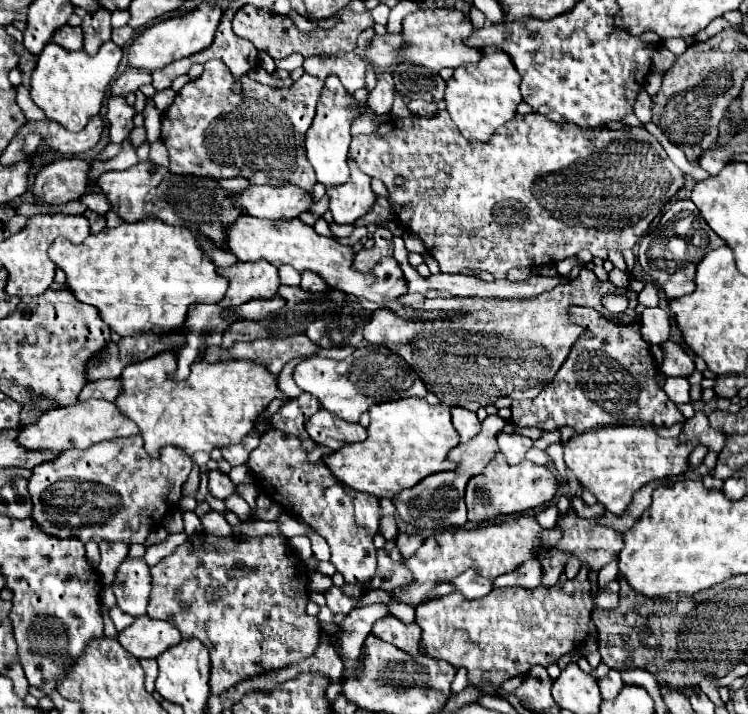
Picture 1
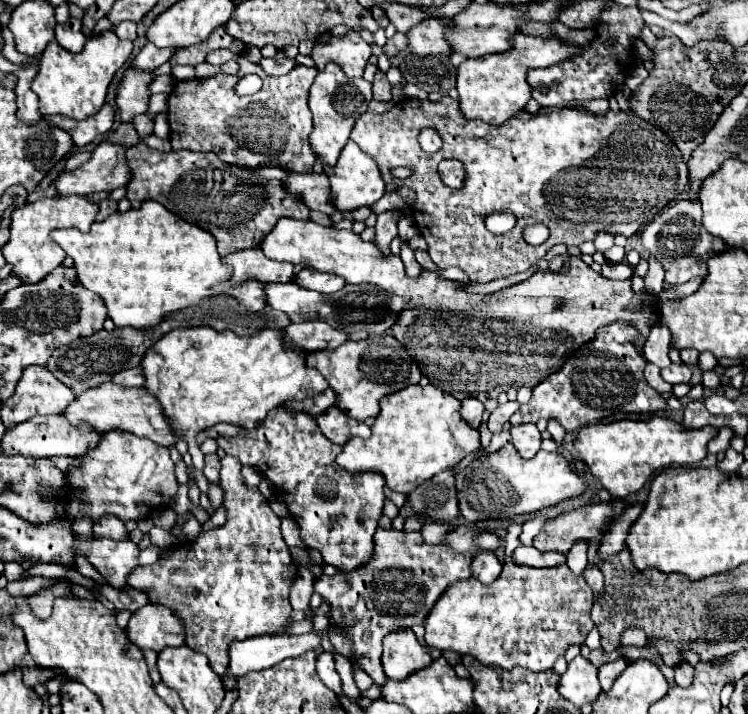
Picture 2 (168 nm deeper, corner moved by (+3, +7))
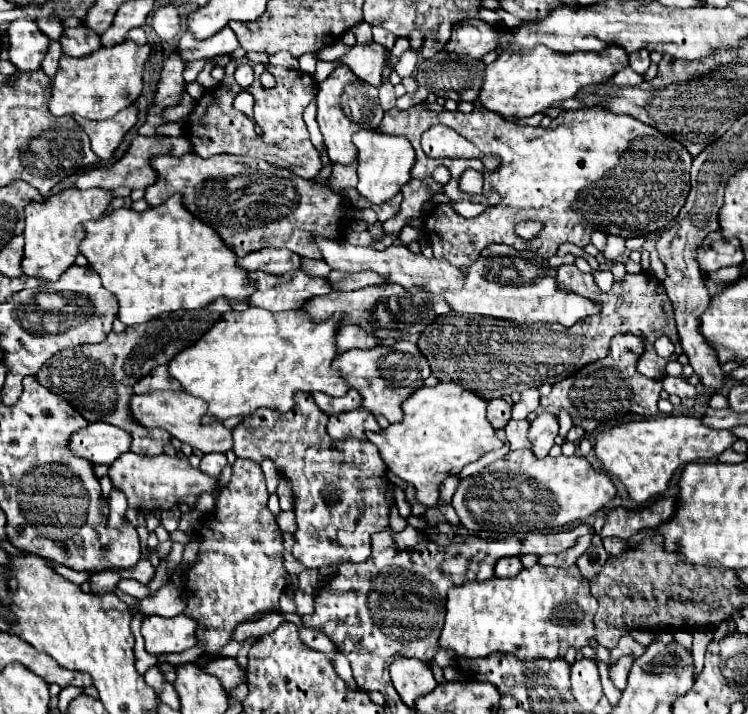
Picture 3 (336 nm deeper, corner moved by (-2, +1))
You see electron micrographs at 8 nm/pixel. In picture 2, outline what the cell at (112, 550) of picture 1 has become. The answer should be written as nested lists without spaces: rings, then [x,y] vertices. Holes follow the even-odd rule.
[[[104,516],[100,522],[94,524],[94,536],[96,538],[110,538],[110,540],[126,540],[128,530],[122,520],[116,516]]]

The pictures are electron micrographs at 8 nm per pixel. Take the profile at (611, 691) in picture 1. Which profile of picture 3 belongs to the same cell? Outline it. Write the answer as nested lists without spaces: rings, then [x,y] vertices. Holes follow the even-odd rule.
[[[623,656],[623,658],[619,658],[617,662],[613,662],[613,664],[609,666],[609,676],[611,676],[613,684],[615,684],[619,690],[623,690],[625,684],[627,684],[627,676],[629,676],[629,670],[631,670],[633,660],[635,660],[633,656]]]

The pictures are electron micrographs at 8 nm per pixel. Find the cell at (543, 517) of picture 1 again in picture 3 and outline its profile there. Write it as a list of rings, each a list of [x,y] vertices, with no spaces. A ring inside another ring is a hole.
[[[533,566],[521,570],[513,578],[491,578],[485,582],[465,582],[453,586],[447,592],[447,616],[445,628],[439,638],[441,648],[455,650],[457,656],[485,658],[495,652],[509,652],[521,660],[527,658],[555,658],[565,656],[573,646],[581,650],[595,636],[593,616],[597,610],[597,600],[589,592],[589,582],[581,576],[577,566],[555,568],[555,566]]]

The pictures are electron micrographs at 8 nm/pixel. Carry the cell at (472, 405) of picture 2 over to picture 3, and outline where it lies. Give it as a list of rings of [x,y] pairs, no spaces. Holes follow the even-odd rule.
[[[503,398],[489,402],[489,422],[497,428],[505,428],[511,418],[511,404],[507,404]]]

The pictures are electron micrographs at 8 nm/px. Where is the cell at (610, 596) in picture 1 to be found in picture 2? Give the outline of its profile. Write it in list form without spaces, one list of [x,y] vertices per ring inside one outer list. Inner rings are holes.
[[[588,566],[588,568],[584,570],[584,578],[586,578],[588,586],[592,588],[594,596],[598,598],[598,596],[604,592],[604,574],[600,572],[600,568],[598,568],[598,566]]]

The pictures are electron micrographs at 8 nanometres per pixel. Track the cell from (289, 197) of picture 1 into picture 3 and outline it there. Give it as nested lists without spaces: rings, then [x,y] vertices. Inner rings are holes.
[[[357,162],[343,166],[343,164],[333,164],[333,174],[329,176],[329,188],[333,192],[339,192],[347,186],[355,186],[357,184]]]

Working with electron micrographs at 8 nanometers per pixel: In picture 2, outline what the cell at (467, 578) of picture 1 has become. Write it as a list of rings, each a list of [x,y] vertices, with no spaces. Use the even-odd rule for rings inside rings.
[[[482,552],[472,560],[472,578],[480,580],[482,584],[492,584],[502,572],[502,564],[492,552]]]

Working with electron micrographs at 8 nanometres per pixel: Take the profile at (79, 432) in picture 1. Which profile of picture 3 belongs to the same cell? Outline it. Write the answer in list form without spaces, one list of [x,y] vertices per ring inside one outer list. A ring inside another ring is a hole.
[[[155,390],[149,394],[135,394],[131,400],[131,410],[135,414],[135,420],[147,428],[163,428],[169,434],[173,434],[179,442],[189,444],[191,448],[201,450],[203,454],[209,452],[227,452],[233,448],[233,430],[225,428],[223,422],[209,422],[203,424],[201,418],[207,414],[207,404],[201,398],[195,398],[185,392],[167,392],[167,390]]]

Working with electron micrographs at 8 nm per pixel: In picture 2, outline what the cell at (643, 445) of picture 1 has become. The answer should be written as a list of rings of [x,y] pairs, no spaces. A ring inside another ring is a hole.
[[[654,416],[642,422],[620,420],[612,424],[584,426],[578,430],[574,448],[612,498],[626,498],[628,494],[638,492],[652,474],[672,464],[696,466],[706,456],[706,444],[712,436],[716,436],[714,428],[686,430],[670,418]]]

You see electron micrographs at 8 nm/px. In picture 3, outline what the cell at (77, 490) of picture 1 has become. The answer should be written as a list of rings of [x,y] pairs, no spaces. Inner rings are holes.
[[[135,452],[121,454],[109,468],[109,478],[115,488],[123,490],[129,502],[129,508],[151,512],[151,510],[167,510],[177,506],[179,498],[189,496],[189,494],[217,494],[219,490],[219,478],[213,478],[199,468],[193,468],[185,458],[175,458],[175,456],[155,456],[147,458]]]

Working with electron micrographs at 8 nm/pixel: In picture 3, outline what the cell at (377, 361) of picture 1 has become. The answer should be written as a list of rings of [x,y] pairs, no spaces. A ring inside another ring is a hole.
[[[395,342],[393,346],[377,346],[375,350],[349,350],[339,354],[339,358],[335,360],[335,368],[341,370],[351,388],[363,394],[363,408],[367,408],[375,416],[383,414],[389,422],[403,420],[403,400],[419,390],[431,374],[427,358],[413,342]]]

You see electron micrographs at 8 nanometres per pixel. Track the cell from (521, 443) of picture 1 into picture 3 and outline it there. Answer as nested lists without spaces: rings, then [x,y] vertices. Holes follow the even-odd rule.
[[[539,414],[529,428],[533,454],[537,458],[545,458],[551,446],[555,444],[557,434],[559,434],[559,418],[555,414]]]

